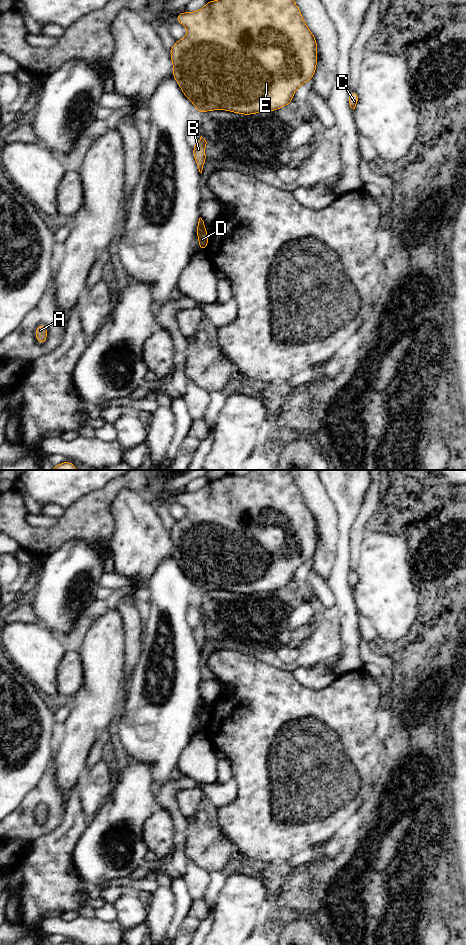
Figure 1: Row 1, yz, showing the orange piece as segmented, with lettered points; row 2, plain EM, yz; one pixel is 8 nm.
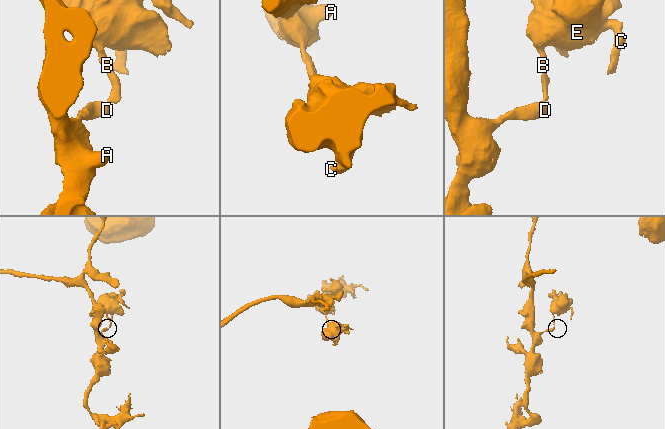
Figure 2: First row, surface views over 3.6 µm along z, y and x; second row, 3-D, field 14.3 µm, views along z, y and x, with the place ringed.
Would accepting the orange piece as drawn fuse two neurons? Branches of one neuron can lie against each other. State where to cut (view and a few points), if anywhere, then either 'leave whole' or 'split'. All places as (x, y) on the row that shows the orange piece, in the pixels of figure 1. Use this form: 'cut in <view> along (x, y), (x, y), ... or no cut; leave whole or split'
cut in yz along (203, 224), (197, 229); split

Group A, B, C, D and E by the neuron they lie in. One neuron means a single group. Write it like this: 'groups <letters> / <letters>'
groups A D / B C E

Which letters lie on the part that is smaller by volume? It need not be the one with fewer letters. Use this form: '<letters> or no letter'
B, C, E

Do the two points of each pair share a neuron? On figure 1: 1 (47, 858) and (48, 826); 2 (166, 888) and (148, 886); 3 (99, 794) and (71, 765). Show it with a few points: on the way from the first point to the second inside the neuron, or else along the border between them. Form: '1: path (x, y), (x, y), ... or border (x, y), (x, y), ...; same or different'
1: border (64, 816), (52, 831), (39, 836), (32, 843); different
2: border (152, 878), (156, 882), (157, 888), (151, 893); different
3: border (86, 772), (81, 782); different

